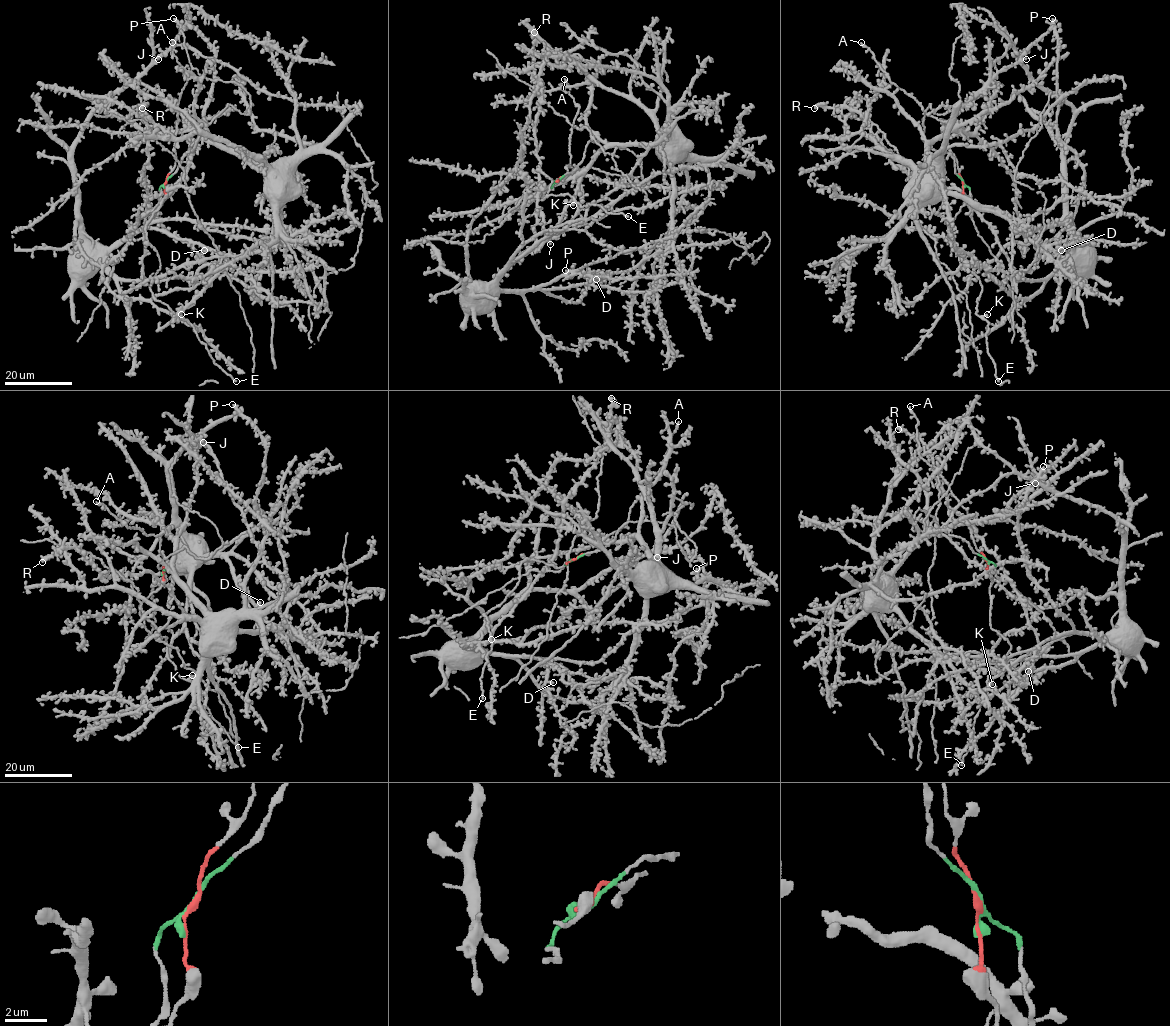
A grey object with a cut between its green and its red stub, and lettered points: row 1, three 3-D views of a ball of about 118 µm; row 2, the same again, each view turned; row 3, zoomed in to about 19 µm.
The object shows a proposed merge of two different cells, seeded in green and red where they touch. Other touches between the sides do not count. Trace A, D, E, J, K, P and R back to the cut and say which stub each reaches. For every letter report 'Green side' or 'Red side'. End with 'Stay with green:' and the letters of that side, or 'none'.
A: Red side
D: Green side
E: Red side
J: Green side
K: Red side
P: Green side
R: Green side
Stay with green: D, J, P, R

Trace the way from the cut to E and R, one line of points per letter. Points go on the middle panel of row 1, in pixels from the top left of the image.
E: (557, 180), (537, 167), (551, 179), (542, 200), (568, 194), (581, 206), (628, 216)
R: (557, 181), (552, 189), (540, 188), (534, 128), (540, 89), (534, 70), (534, 33)

